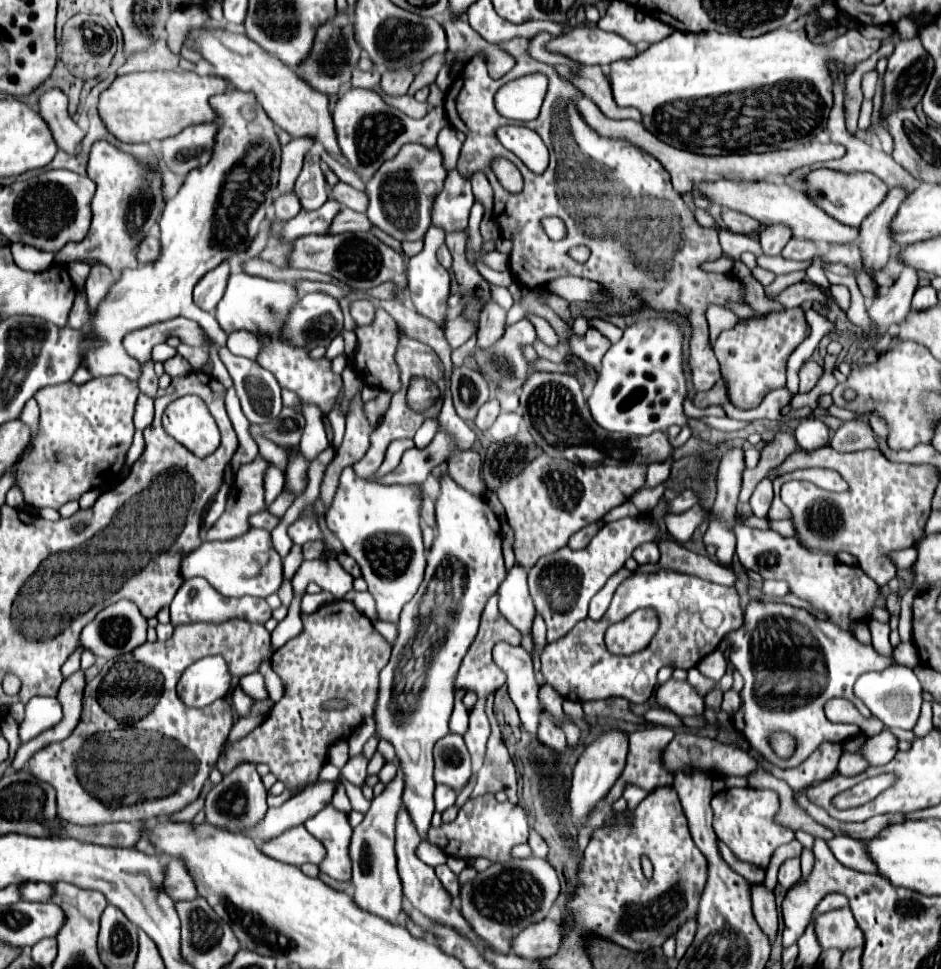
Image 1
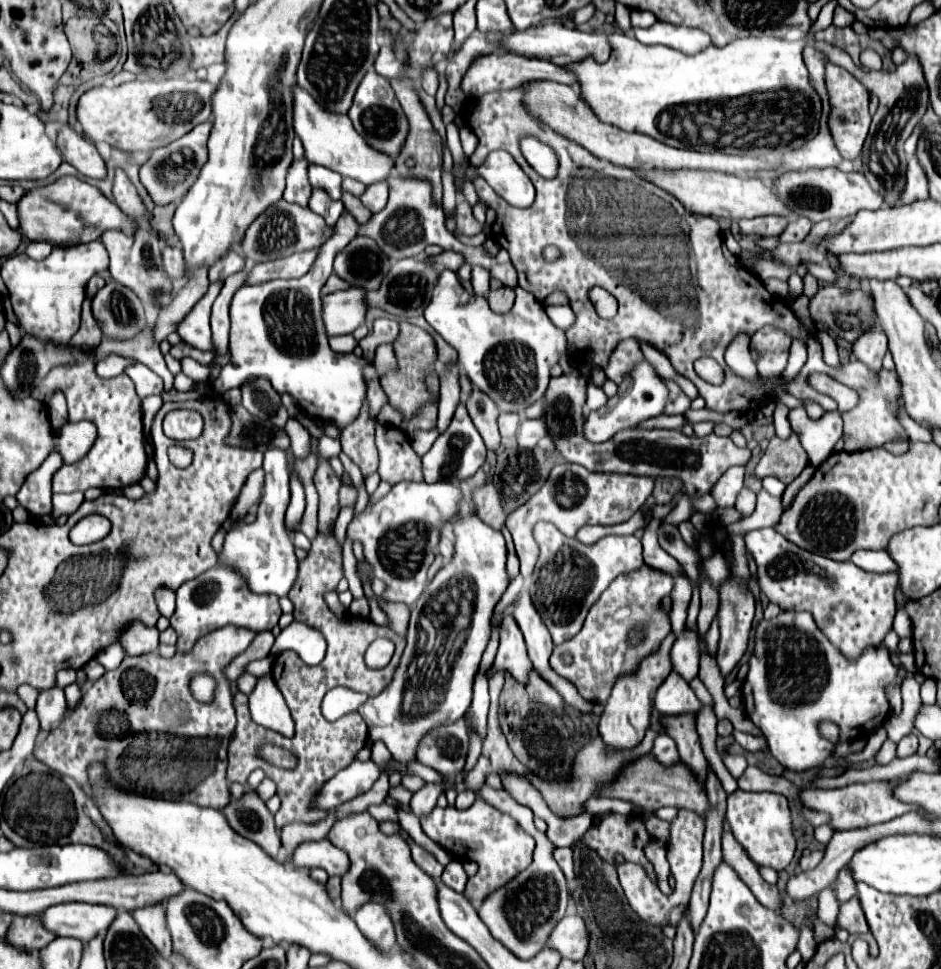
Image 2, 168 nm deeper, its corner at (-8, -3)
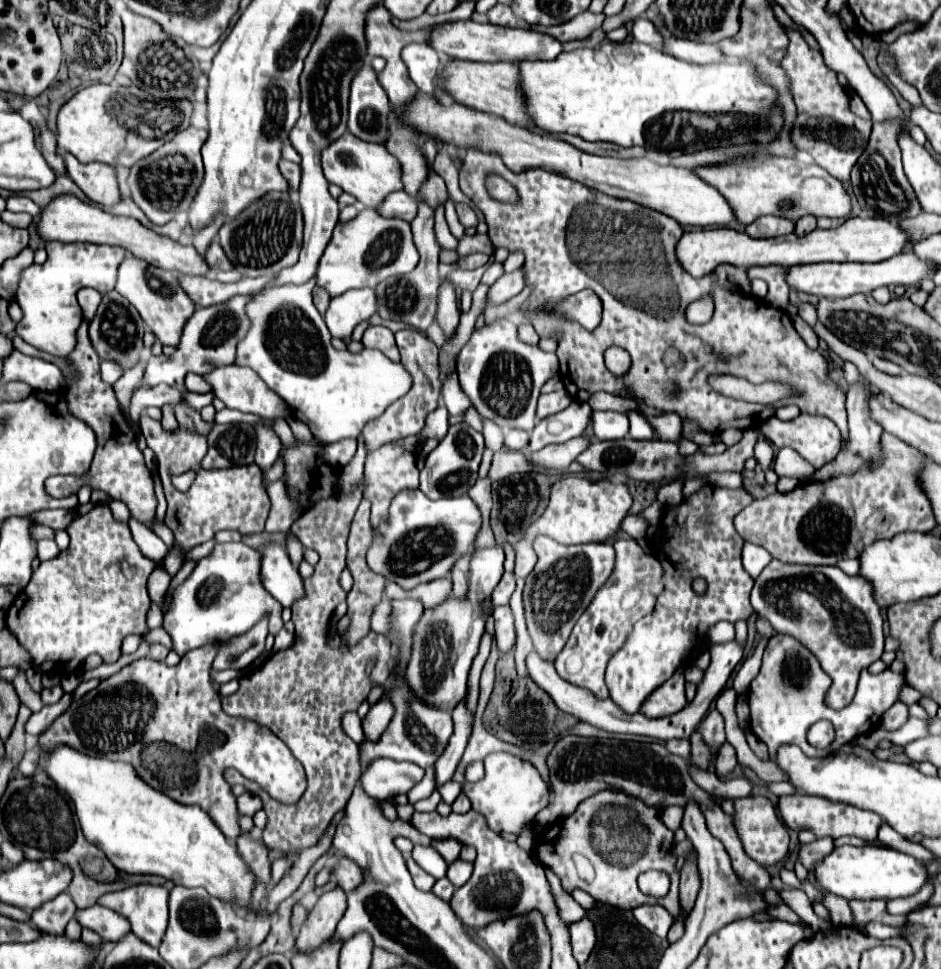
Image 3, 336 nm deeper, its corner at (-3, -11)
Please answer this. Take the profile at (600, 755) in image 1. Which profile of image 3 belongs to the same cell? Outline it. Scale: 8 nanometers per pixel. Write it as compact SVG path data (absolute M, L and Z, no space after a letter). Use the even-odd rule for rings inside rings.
M706 485L684 499L680 507L664 507L662 537L666 543L650 543L654 557L664 567L664 591L652 617L634 627L606 669L610 699L624 709L624 713L638 713L646 697L672 677L684 653L704 649L708 627L720 619L734 623L752 615L750 591L754 579L742 567L740 551L744 541L732 525L732 519L750 503L752 497L744 489ZM696 577L706 579L706 591L702 595L692 589Z

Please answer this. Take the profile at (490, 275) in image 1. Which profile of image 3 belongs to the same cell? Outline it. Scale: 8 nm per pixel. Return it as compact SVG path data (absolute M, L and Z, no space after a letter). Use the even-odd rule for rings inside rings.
M364 209L348 223L338 223L328 243L316 277L318 285L324 287L332 297L342 295L350 289L376 287L380 281L392 275L406 275L418 265L416 245L412 241L410 223L404 219L380 217L374 209Z

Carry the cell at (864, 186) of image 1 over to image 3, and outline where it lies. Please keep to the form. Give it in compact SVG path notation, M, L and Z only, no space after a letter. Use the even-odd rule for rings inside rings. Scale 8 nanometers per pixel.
M766 157L766 159L740 159L722 167L704 167L696 171L706 183L714 185L732 209L736 211L736 219L742 223L752 223L762 215L786 217L790 221L798 221L804 215L814 217L850 217L852 199L844 185L830 177L820 165L810 165L800 159L782 159L782 157Z

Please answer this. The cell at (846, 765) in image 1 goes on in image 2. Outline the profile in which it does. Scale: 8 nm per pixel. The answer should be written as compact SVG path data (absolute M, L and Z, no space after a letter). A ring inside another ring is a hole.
M887 739L881 747L881 751L877 753L877 757L875 757L875 761L879 763L879 765L887 765L889 761L893 761L897 755L895 755L895 749L897 749L897 743L893 743L891 739Z

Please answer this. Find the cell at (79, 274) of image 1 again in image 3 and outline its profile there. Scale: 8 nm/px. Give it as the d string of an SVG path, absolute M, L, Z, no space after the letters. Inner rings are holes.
M80 289L78 291L78 303L82 307L82 313L84 313L84 319L92 319L94 313L96 313L96 307L100 305L100 293L96 289Z

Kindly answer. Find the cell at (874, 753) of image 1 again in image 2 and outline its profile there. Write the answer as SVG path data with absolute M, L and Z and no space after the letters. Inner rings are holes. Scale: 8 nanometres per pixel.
M905 735L901 741L899 741L899 745L897 745L897 757L909 757L909 755L913 755L915 751L917 751L917 747L919 747L919 739L917 739L917 735Z

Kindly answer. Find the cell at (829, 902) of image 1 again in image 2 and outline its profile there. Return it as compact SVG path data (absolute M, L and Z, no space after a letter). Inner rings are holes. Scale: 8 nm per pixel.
M841 869L839 879L837 879L837 885L835 885L835 891L837 891L837 897L839 897L841 903L849 901L849 897L853 897L857 893L855 881L849 877L849 871L847 869Z

